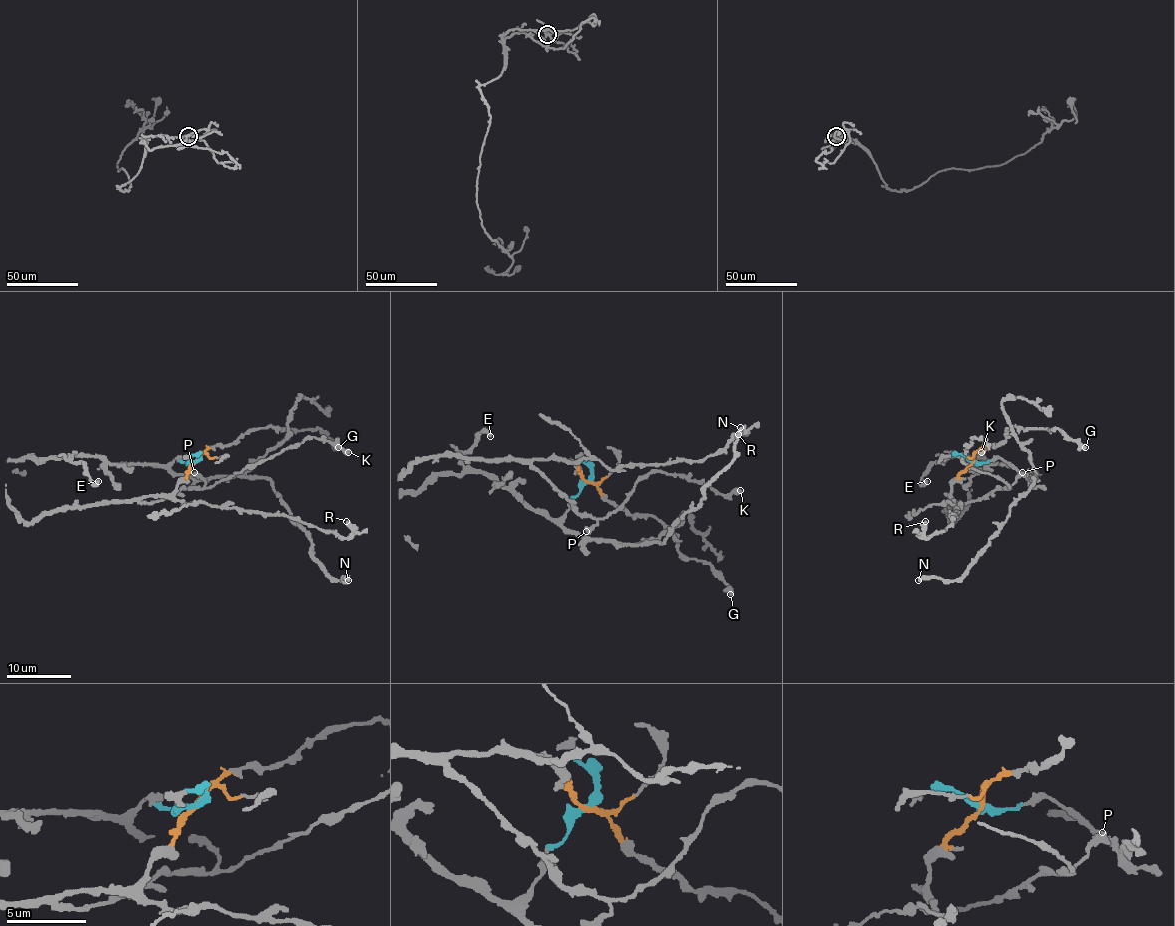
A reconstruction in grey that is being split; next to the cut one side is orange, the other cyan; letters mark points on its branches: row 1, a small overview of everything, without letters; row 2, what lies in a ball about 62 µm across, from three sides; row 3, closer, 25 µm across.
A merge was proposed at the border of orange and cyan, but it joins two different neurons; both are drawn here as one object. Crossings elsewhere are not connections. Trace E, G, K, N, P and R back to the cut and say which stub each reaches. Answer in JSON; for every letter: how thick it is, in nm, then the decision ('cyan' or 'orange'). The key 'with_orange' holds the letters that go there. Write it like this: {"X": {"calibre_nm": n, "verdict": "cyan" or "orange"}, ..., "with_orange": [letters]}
{"E": {"calibre_nm": 440, "verdict": "cyan"}, "G": {"calibre_nm": 340, "verdict": "orange"}, "K": {"calibre_nm": 600, "verdict": "orange"}, "N": {"calibre_nm": 300, "verdict": "cyan"}, "P": {"calibre_nm": 550, "verdict": "orange"}, "R": {"calibre_nm": 440, "verdict": "orange"}, "with_orange": ["G", "K", "P", "R"]}

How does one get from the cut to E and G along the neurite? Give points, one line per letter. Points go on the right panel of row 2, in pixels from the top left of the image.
E: (971, 461), (1000, 458), (1010, 464), (978, 464), (953, 453), (936, 461), (923, 480), (927, 480)
G: (973, 461), (978, 451), (997, 445), (1005, 438), (1005, 430), (1013, 427), (1057, 429), (1086, 448)

